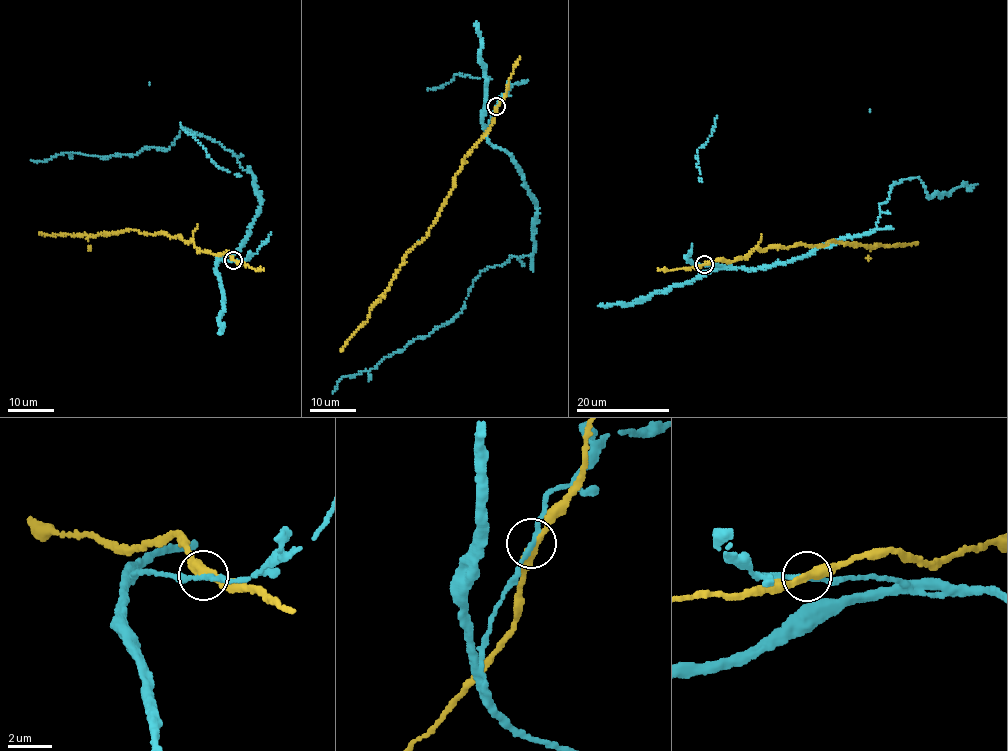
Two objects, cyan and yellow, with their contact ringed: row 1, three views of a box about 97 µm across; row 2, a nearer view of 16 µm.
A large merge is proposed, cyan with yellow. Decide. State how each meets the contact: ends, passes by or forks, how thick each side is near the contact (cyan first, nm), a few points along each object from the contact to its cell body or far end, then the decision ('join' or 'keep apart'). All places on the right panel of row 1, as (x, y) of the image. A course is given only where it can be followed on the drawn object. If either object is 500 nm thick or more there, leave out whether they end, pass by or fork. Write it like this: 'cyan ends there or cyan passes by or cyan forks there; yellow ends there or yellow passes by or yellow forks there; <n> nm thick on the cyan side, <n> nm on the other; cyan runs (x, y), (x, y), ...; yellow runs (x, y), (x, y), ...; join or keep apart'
cyan passes by; yellow passes by; 240 nm thick on the cyan side, 360 nm on the other; cyan runs (703, 265), (752, 270), (865, 235), (874, 231), (892, 184), (916, 176), (929, 197), (978, 183); yellow runs (705, 265), (722, 260), (730, 262), (759, 249), (805, 244), (823, 246), (833, 240), (867, 247), (918, 243); keep apart

